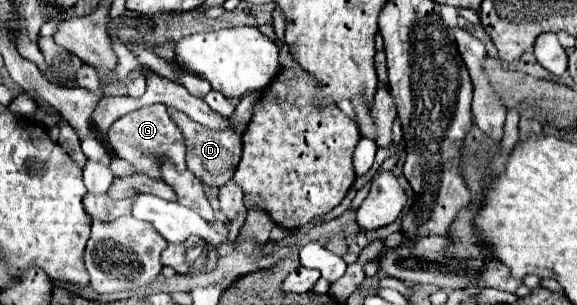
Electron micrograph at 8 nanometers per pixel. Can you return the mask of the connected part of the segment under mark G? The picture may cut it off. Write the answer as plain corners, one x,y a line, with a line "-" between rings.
163,104
145,106
145,108
139,108
123,118
119,118
109,128
109,142
119,158
129,160
131,164
137,164
151,178
161,178
161,172
159,172
161,158
169,158
177,164
179,170
185,170
185,144
183,144
181,130
169,118
167,106
163,106

